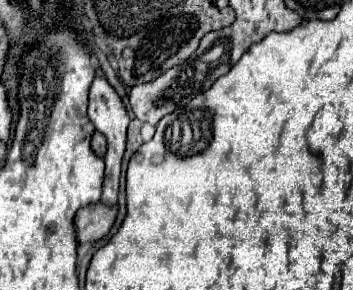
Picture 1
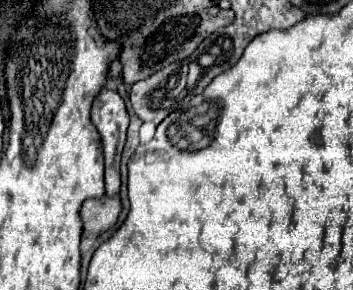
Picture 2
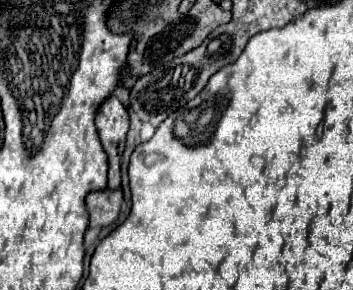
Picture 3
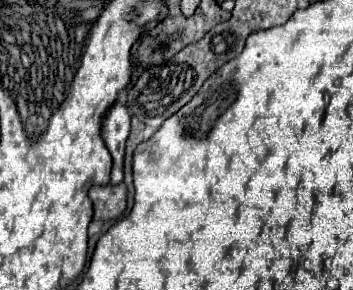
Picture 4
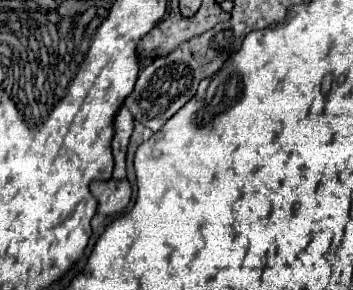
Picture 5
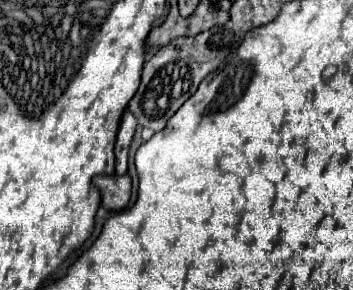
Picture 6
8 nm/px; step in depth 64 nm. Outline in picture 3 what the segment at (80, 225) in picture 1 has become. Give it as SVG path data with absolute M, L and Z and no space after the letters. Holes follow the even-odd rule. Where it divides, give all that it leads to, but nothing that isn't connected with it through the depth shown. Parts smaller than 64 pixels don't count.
M102 190L102 192L88 194L88 198L86 198L86 210L90 216L88 226L104 228L104 226L114 224L118 220L120 206L122 206L122 190L116 190L116 192Z

